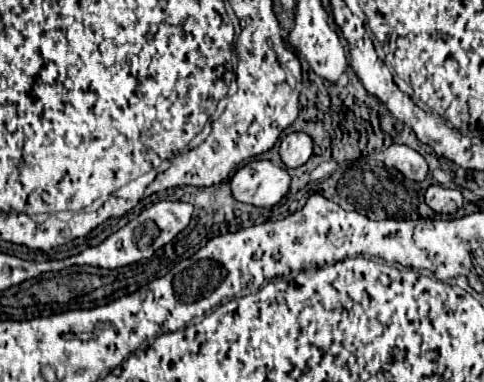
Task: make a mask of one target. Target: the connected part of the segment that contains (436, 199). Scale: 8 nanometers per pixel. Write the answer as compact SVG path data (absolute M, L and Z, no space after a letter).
M431 185L425 191L425 203L435 211L435 213L443 213L443 209L449 203L455 203L457 207L463 205L463 195L459 189L445 189L441 185Z

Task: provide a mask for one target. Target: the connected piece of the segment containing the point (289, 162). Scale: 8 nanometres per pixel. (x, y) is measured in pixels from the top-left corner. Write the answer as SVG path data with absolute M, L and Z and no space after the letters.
M289 133L279 147L279 155L285 167L305 165L311 153L313 153L313 141L307 133Z

